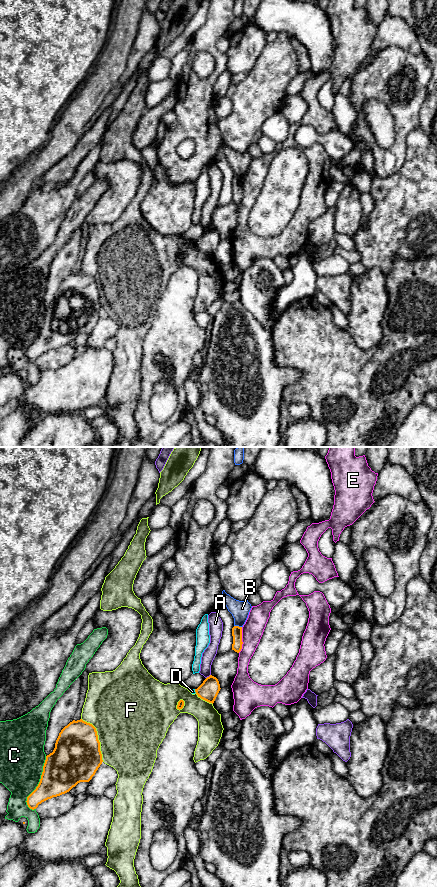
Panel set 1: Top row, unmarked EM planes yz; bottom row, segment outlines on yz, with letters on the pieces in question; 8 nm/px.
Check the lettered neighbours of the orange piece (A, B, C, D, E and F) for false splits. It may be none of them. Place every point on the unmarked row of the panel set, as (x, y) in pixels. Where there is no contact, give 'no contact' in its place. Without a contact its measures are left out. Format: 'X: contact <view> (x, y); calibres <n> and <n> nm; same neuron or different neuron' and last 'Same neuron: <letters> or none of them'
A: contact yz (209, 228); calibres 160 and 100 nm; different neuron
B: contact yz (238, 178); calibres 80 and 150 nm; same neuron
C: contact yz (39, 335); calibres 320 and 360 nm; different neuron
D: contact yz (195, 243); calibres 160 and 40 nm; different neuron
E: contact yz (241, 192); calibres 80 and 170 nm; different neuron
F: contact yz (97, 290); calibres 380 and 480 nm; different neuron
Same neuron: B

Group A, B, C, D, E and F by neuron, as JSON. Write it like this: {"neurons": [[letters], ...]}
{"neurons": [["A"], ["B"], ["C"], ["D"], ["E"], ["F"]]}

